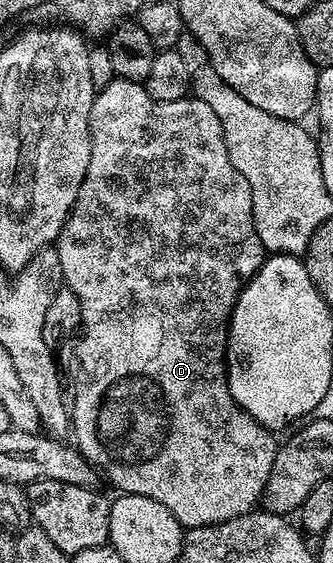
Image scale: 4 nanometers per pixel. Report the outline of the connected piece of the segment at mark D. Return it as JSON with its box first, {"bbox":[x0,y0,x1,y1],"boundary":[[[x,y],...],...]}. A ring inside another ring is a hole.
{"bbox":[55,77,279,530],"boundary":[[[114,77],[111,83],[96,90],[89,116],[89,138],[91,159],[87,163],[87,175],[83,175],[79,195],[55,242],[62,282],[75,291],[81,308],[79,329],[82,333],[77,345],[77,370],[73,373],[73,401],[71,397],[71,437],[75,447],[117,491],[143,495],[155,499],[155,503],[163,503],[163,507],[167,507],[186,530],[218,525],[254,512],[273,470],[279,441],[235,403],[225,375],[225,344],[229,341],[229,316],[241,288],[257,274],[267,250],[262,247],[255,231],[251,187],[247,187],[247,179],[235,171],[235,163],[231,163],[231,155],[227,155],[223,123],[219,123],[215,111],[197,97],[171,103],[153,101],[142,82]]]}

